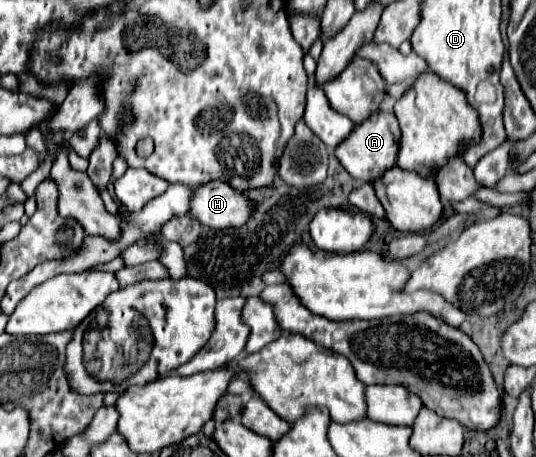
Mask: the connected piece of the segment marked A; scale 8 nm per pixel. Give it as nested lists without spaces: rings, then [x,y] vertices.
[[[378,111],[374,117],[366,119],[362,125],[356,125],[350,137],[336,147],[336,157],[342,167],[358,181],[374,183],[380,179],[388,169],[396,167],[396,153],[400,143],[400,127],[396,115],[392,111]]]

